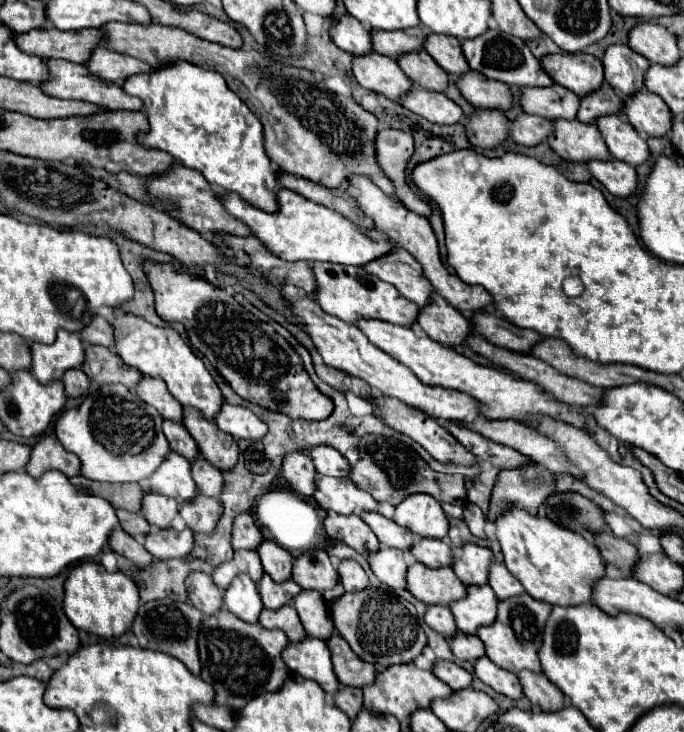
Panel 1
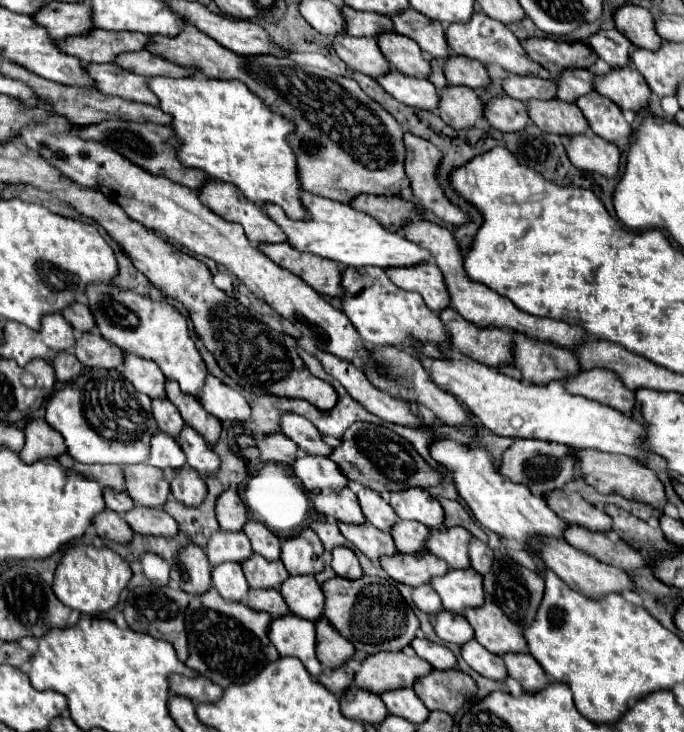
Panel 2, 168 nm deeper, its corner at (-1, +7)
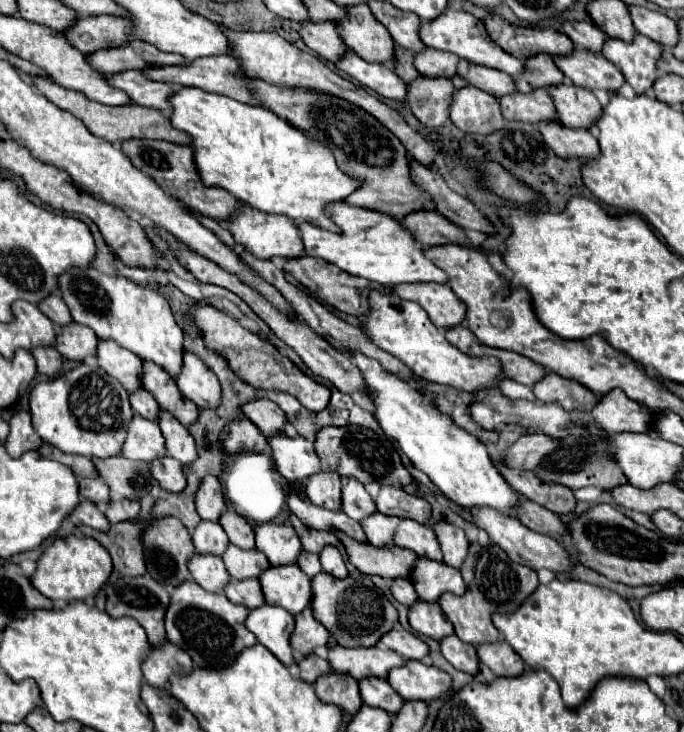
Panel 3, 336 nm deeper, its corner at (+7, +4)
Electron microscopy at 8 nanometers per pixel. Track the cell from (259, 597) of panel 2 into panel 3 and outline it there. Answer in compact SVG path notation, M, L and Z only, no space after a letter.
M246 578L246 580L230 580L224 588L224 594L246 608L264 604L264 594L260 594L260 582L256 578Z

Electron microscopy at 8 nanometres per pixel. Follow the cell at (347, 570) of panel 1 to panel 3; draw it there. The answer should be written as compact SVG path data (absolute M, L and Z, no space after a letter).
M326 546L326 548L320 552L320 562L322 562L324 572L332 574L334 578L346 578L346 576L348 576L346 564L344 564L344 560L342 560L338 548Z

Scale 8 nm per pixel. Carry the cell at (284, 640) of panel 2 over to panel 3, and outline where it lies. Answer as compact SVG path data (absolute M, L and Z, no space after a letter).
M262 604L254 610L248 610L248 618L244 626L258 638L260 644L264 644L282 664L286 666L296 666L296 660L292 656L290 648L290 634L294 626L294 616L280 608L280 606L270 606Z

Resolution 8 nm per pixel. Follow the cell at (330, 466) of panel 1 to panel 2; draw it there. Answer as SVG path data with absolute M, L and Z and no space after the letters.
M284 415L282 417L282 433L292 437L294 443L298 443L300 453L312 455L312 457L330 457L334 447L322 441L320 431L304 417L298 415Z

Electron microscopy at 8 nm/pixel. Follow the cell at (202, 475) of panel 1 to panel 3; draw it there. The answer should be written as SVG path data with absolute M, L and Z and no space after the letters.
M160 410L158 426L166 438L168 456L180 460L184 466L188 466L188 462L194 462L198 458L194 438L188 434L188 428L182 426L172 414L168 414L166 410Z

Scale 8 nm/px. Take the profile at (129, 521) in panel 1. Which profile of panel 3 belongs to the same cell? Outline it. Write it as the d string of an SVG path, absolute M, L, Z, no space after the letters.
M80 478L80 498L86 498L98 506L104 506L110 502L110 490L104 480L100 478Z

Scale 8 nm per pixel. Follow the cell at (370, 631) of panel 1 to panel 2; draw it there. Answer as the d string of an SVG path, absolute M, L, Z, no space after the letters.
M362 575L356 581L334 577L322 585L326 595L324 615L326 619L344 635L358 651L368 655L380 651L402 651L412 643L416 631L420 629L418 617L412 607L404 601L398 587L390 579Z

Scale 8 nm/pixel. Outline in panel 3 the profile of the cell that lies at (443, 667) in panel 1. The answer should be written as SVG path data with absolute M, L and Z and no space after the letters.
M404 628L390 630L388 634L384 634L380 638L380 644L410 660L426 660L426 656L428 656L428 646L418 636L414 636L412 632L404 630Z

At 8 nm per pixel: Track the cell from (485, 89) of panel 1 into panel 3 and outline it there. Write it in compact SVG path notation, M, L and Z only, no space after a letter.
M422 48L418 54L414 54L414 66L422 76L430 78L456 76L456 56L444 54L436 48Z

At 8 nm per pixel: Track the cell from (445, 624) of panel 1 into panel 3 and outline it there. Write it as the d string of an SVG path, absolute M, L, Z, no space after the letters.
M394 578L394 580L388 582L388 586L390 586L392 596L394 596L400 604L410 606L412 602L418 600L418 594L416 594L416 590L414 590L414 586L412 586L412 582L410 582L408 578Z

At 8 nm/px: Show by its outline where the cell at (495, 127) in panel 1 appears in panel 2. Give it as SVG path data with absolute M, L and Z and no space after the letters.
M450 85L442 91L438 115L454 129L470 129L484 117L484 103L472 89Z

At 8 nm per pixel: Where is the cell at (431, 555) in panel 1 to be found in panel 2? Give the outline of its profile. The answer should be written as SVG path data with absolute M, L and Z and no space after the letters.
M398 521L396 527L392 527L390 535L396 539L396 547L400 553L416 555L426 551L426 541L430 535L430 529L416 521Z

